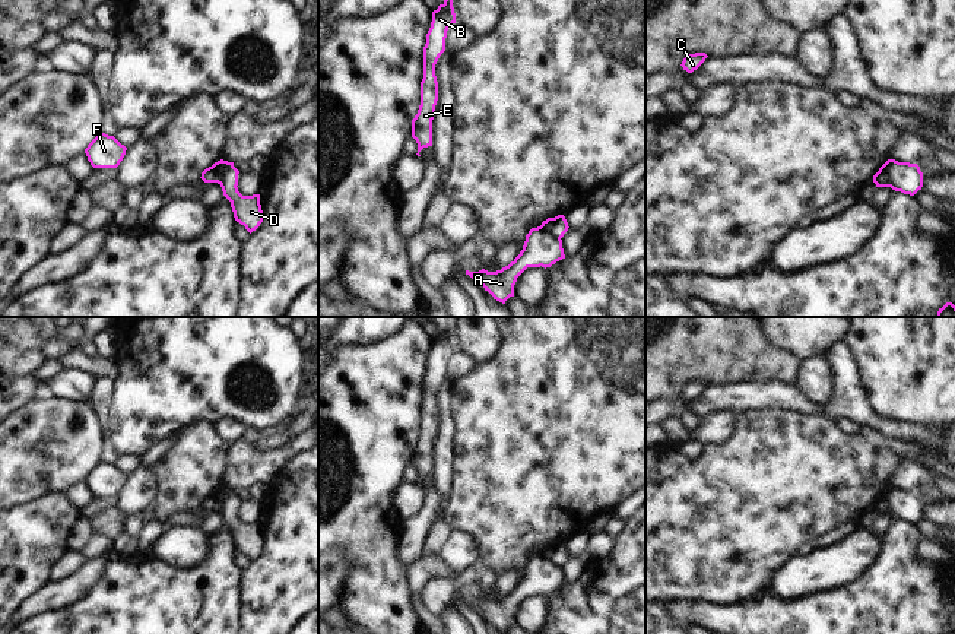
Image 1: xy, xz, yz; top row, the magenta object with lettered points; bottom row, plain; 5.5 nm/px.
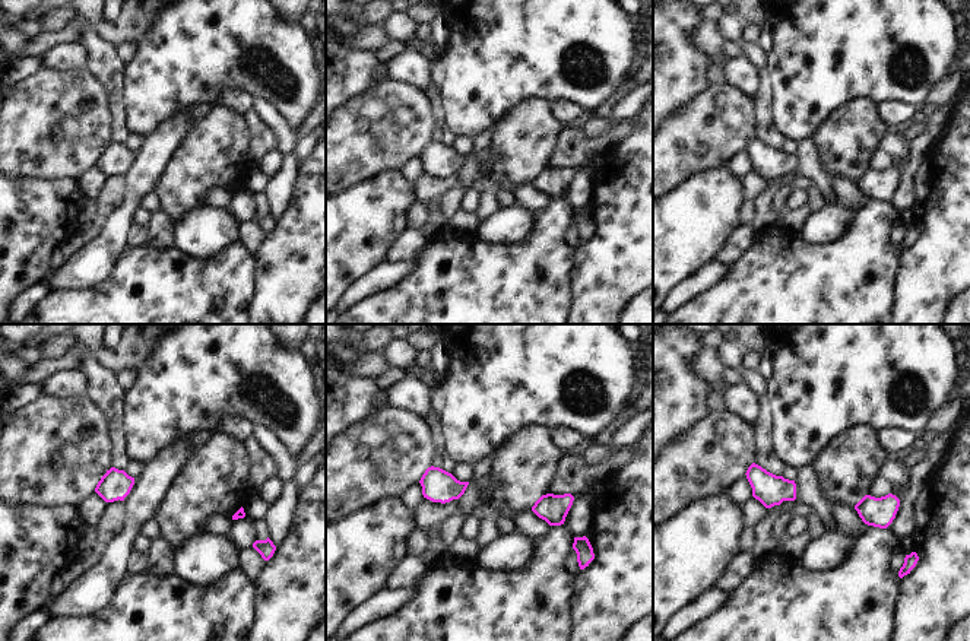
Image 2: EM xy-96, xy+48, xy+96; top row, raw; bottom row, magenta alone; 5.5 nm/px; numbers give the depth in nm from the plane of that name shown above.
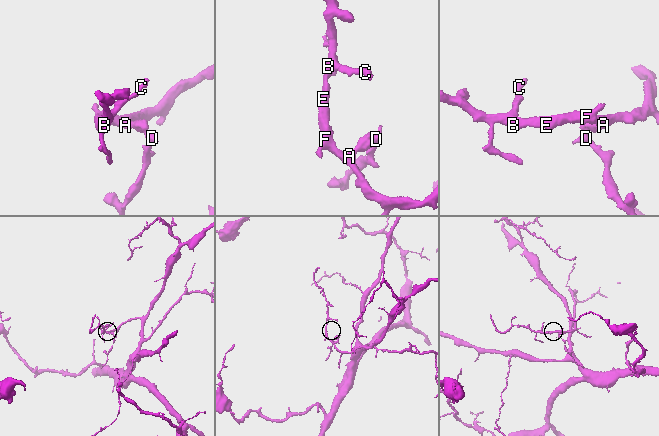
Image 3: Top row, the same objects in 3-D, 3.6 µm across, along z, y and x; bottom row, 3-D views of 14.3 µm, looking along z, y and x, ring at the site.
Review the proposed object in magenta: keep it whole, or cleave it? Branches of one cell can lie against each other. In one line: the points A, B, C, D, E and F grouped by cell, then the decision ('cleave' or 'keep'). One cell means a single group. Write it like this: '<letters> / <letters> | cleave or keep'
A B C E F / D | cleave

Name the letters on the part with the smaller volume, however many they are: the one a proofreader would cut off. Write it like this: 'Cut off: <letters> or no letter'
Cut off: D

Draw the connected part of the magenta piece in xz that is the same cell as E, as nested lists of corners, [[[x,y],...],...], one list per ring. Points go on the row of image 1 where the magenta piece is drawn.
[[[444,0],[437,10],[432,12],[431,28],[426,34],[423,47],[423,79],[421,82],[421,105],[418,114],[412,120],[412,137],[418,143],[418,156],[423,148],[432,146],[432,120],[438,101],[438,82],[435,76],[435,64],[445,51],[445,38],[448,28],[456,23],[453,0]]]

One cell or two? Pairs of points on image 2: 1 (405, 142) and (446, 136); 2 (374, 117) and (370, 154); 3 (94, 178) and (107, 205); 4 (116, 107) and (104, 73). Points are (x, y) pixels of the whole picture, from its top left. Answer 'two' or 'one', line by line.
1: two
2: one
3: two
4: one

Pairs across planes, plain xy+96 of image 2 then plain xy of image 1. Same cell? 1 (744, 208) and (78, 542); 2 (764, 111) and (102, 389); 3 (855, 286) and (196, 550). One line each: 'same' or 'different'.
1: same
2: same
3: different

